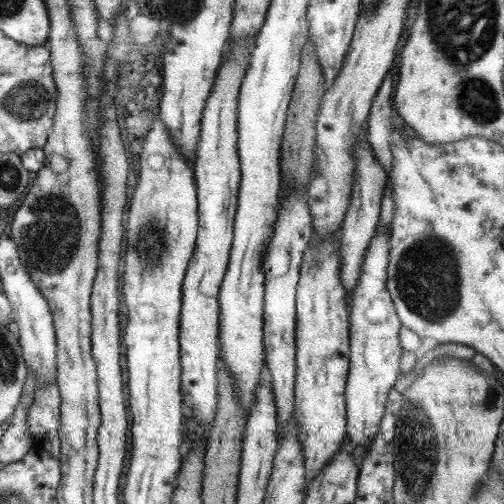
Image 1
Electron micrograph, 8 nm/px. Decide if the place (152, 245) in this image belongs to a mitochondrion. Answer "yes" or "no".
yes

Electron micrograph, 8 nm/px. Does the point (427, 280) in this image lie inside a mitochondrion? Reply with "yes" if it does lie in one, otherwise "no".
yes

